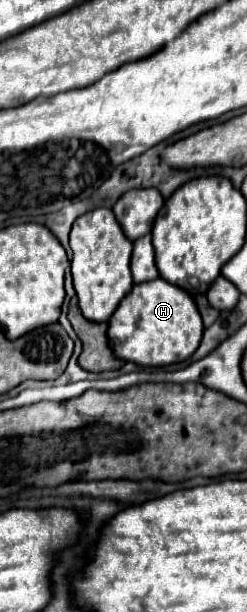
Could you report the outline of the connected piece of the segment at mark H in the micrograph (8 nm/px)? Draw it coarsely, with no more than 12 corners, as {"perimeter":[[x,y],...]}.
{"perimeter":[[135,284],[109,318],[117,358],[187,360],[203,336],[191,294]]}

